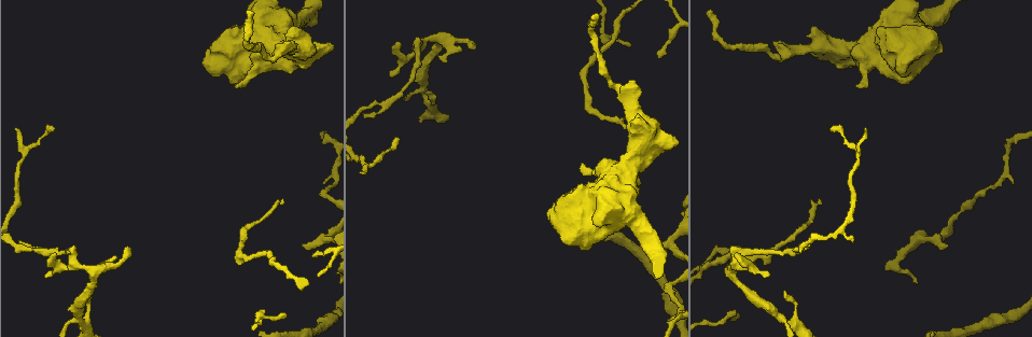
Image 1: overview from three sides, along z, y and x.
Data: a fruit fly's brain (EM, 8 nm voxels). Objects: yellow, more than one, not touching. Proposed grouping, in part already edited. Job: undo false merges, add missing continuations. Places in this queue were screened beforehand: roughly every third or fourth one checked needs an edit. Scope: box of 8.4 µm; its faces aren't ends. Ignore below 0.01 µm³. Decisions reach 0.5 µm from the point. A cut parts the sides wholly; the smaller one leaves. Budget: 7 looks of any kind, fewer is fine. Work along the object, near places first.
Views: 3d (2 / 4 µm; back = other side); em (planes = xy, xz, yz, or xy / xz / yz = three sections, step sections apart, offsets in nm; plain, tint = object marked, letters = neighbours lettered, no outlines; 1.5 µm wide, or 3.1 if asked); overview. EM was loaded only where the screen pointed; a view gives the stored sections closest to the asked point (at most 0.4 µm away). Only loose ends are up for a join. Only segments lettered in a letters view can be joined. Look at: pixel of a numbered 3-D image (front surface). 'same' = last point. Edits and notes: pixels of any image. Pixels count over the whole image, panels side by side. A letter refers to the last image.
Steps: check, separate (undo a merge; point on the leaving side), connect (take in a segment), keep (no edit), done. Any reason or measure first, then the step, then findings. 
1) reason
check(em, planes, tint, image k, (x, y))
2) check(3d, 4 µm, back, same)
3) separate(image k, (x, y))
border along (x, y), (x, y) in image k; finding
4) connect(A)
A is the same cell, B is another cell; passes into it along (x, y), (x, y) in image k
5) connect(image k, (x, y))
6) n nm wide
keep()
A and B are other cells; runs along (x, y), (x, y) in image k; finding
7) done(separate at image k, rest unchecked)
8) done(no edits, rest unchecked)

branch stops here
check(3d, 2 µm, image 1, (856, 84))

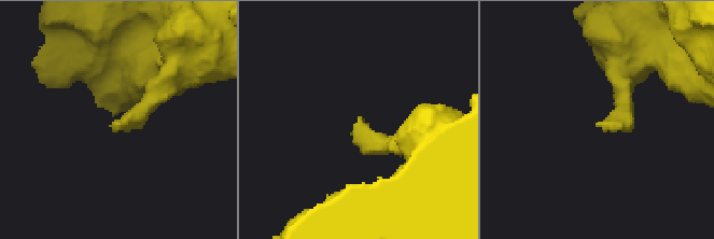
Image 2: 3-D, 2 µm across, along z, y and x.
need the tissue
check(em, planes, plain, image 2, (359, 119))

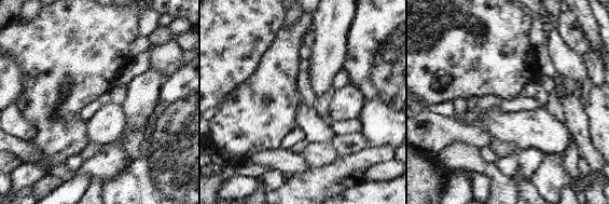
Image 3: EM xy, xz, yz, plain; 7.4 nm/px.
see the neighbours
check(em, planes, letters, same)

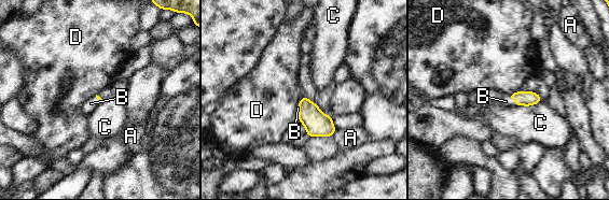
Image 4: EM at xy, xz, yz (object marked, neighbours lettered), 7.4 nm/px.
C touches over 190 nm
connect(B)
B is the same cell, A, C and D are other cells; the cell continues

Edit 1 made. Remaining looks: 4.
redraw
check(overview)

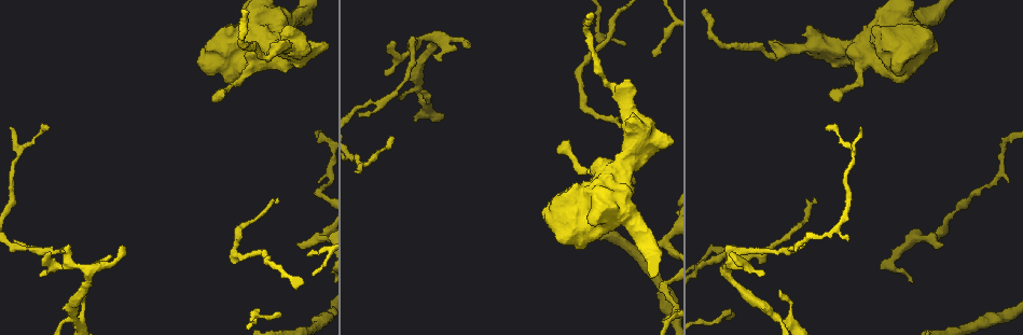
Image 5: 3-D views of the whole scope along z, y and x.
check(em, xy, step 8, plain, image 5, (297, 244))

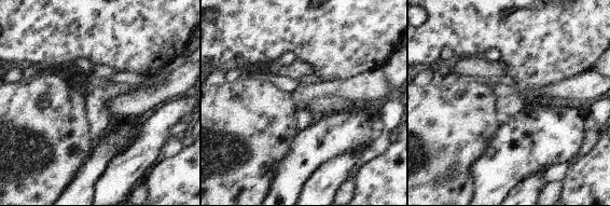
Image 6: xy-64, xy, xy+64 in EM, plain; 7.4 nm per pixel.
check(em, xy, step 8, letters, same)

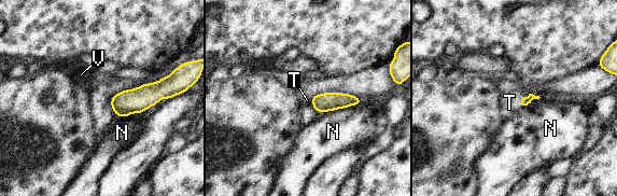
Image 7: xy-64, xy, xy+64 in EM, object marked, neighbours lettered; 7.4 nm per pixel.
connect(T)
T is the same cell, N and V are other cells; passes into it along (523, 101), (521, 98), (509, 102) in image 7; the cell continues

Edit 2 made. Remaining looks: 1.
done(connect at image 4, connect at image 7, rest unchecked)

